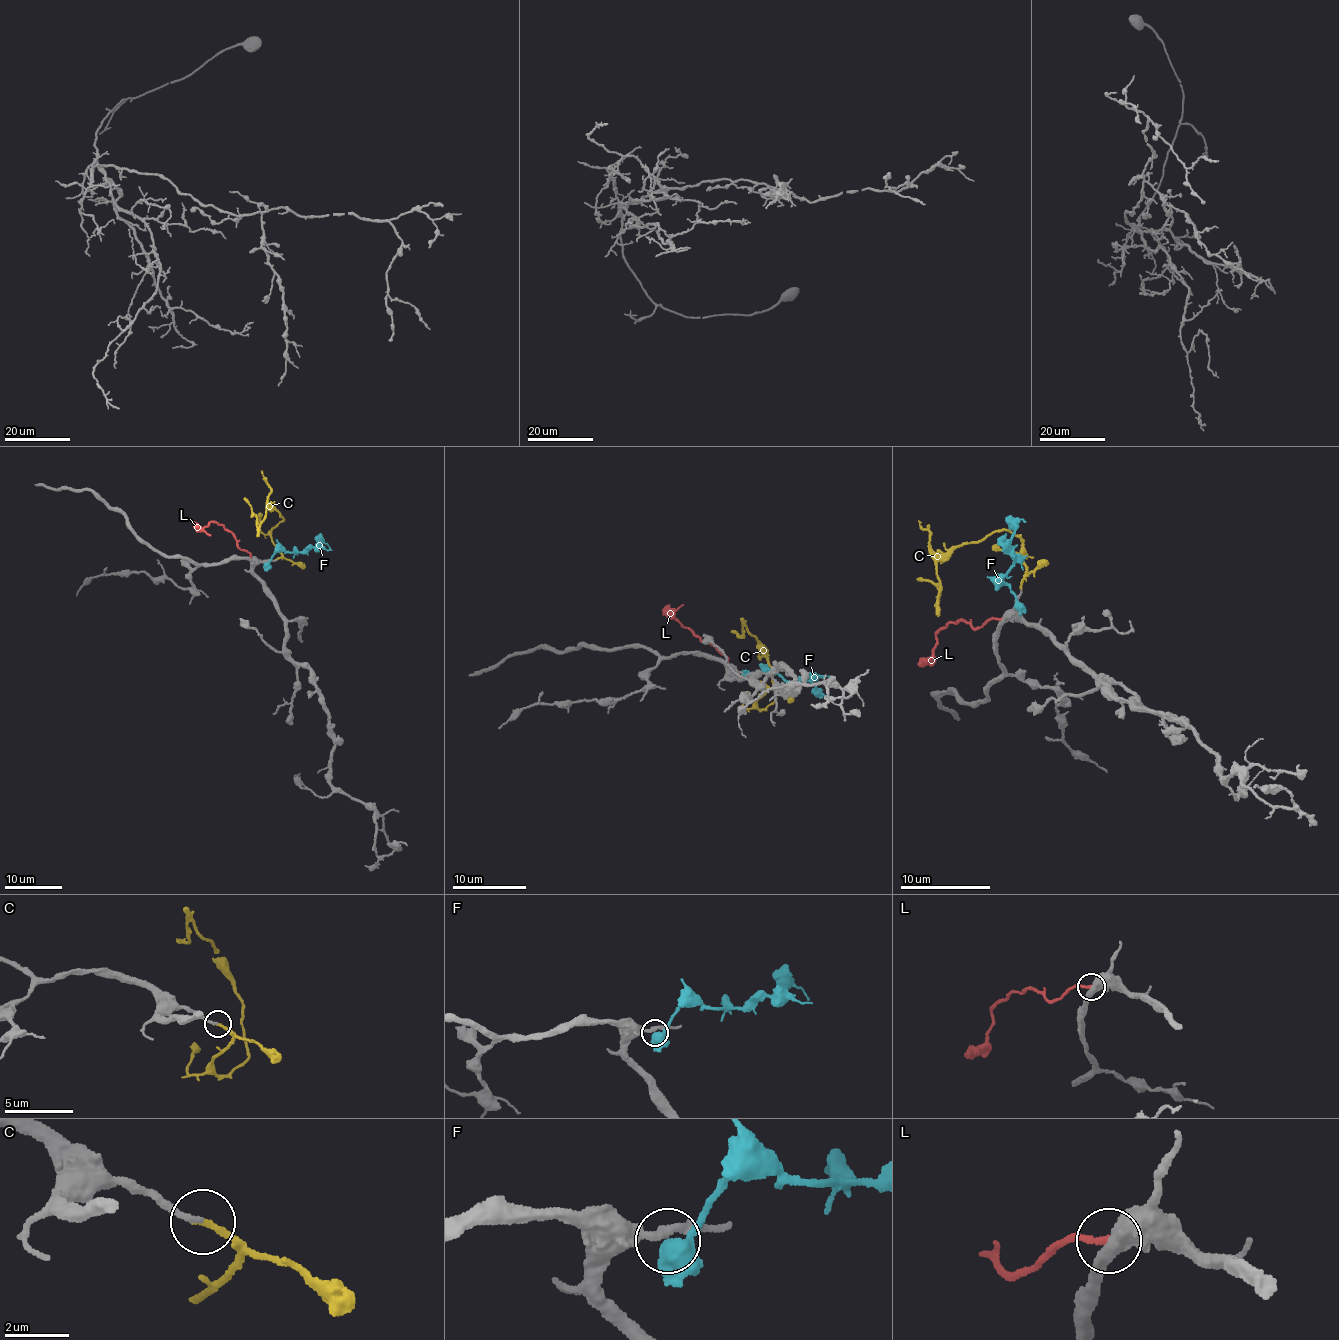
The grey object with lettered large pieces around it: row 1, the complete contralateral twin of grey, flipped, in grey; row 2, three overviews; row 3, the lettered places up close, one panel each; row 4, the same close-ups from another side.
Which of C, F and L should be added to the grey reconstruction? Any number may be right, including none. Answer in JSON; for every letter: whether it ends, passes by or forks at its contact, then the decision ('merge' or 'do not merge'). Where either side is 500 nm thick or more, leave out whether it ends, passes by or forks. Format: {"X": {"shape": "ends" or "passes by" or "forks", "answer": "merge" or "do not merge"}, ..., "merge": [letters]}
{"C": {"shape": "ends", "answer": "merge"}, "F": {"shape": "forks", "answer": "do not merge"}, "L": {"answer": "do not merge"}, "merge": ["C"]}

